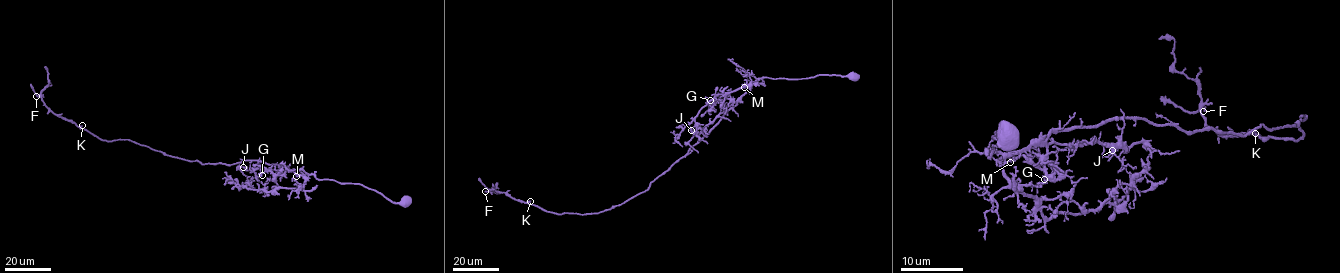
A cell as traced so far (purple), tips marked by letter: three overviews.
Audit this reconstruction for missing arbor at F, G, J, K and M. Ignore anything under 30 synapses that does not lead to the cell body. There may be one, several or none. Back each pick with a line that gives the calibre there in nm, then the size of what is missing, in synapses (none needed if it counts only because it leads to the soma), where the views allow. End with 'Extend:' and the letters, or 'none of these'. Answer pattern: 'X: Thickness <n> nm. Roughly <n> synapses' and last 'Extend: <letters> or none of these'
Extend: none of these

